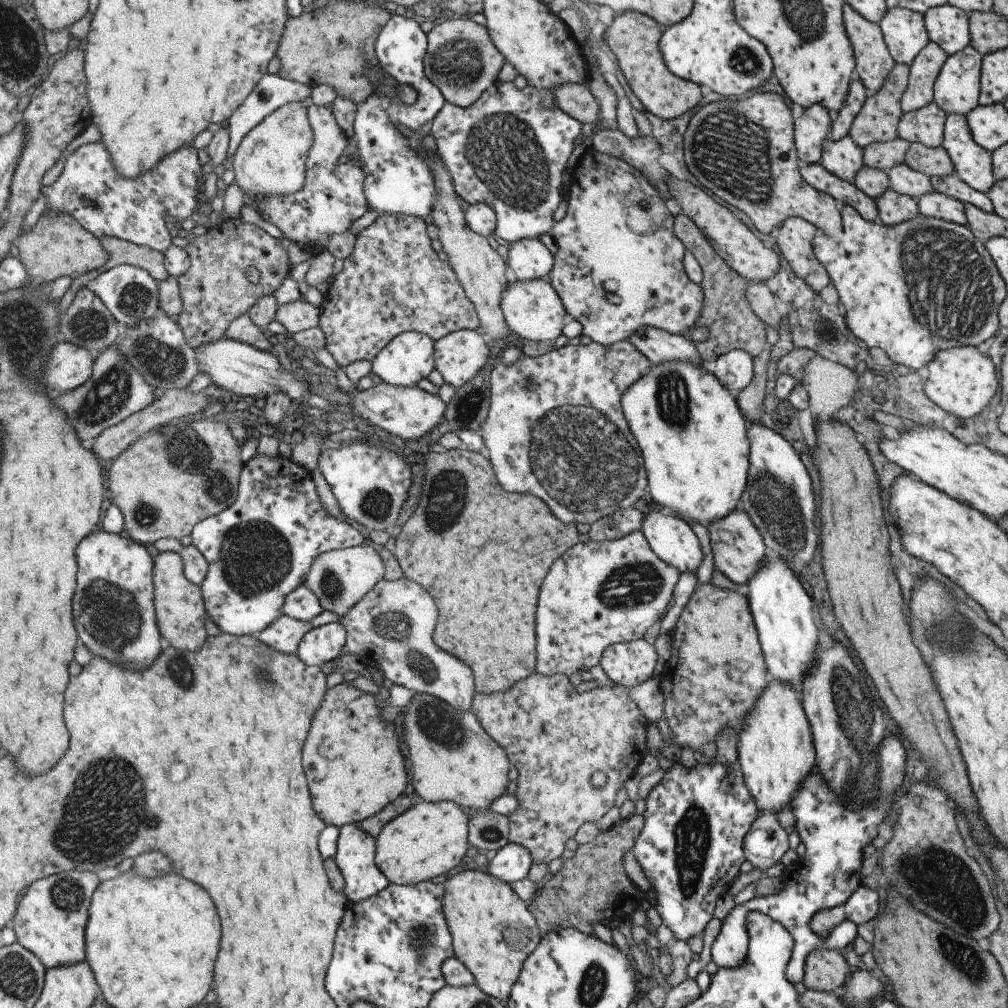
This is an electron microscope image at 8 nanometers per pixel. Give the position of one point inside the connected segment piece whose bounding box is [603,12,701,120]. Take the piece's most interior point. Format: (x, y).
(633, 38)

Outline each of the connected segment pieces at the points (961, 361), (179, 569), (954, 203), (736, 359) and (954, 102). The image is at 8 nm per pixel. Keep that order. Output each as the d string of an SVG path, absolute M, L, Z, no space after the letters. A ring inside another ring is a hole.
M956 346L937 351L926 364L927 379L922 381L923 394L945 412L955 412L959 418L969 419L981 412L995 388L997 374L988 355L980 354L974 346Z
M163 551L155 557L154 587L158 625L166 644L184 651L198 651L209 639L206 600L202 587L187 578L183 557L178 552Z
M933 190L916 198L919 214L966 226L964 203Z
M733 349L719 355L710 368L719 384L727 388L735 398L735 395L750 383L753 376L752 361L753 358L748 352Z
M971 45L947 55L932 86L932 101L946 115L965 116L978 105L981 59ZM961 58L965 58L965 66Z

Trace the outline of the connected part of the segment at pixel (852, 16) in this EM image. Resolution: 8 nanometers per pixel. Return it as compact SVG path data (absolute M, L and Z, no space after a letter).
M845 2L842 9L844 31L851 43L854 56L854 77L862 82L864 89L867 91L867 95L871 95L877 92L877 89L886 79L895 62L885 46L880 26L877 23L865 20Z

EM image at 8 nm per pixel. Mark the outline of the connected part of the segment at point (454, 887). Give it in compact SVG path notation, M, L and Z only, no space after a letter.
M479 869L461 870L443 884L442 913L452 939L454 958L473 976L479 991L495 1000L508 1000L523 960L537 947L540 936L531 913L509 883Z

